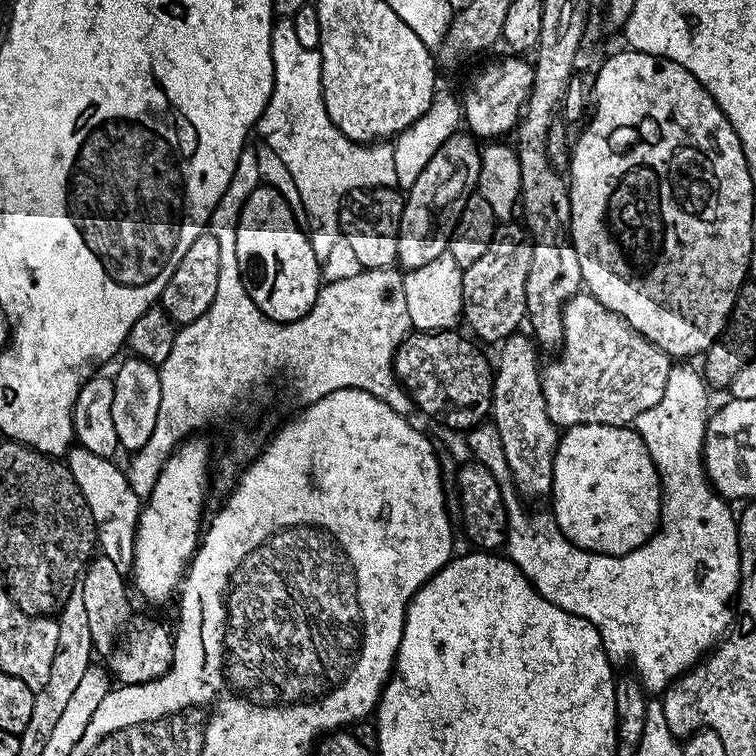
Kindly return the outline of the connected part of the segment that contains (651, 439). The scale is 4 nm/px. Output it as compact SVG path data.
M673 363L670 374L666 378L666 390L662 390L662 398L658 398L657 404L650 406L650 410L642 410L642 414L638 414L638 418L634 422L636 432L642 438L642 442L654 462L656 472L660 475L662 499L660 501L660 527L656 535L650 537L642 546L638 546L636 552L628 552L625 556L604 556L601 552L591 552L585 548L579 548L577 544L570 542L570 538L566 538L566 534L562 534L562 530L556 525L556 518L551 511L527 512L524 509L526 507L525 501L521 499L516 491L516 483L510 474L510 466L506 466L506 454L502 454L502 438L498 438L498 430L495 426L491 422L485 422L476 425L474 428L467 429L466 432L468 448L472 451L471 459L477 464L486 466L490 470L490 474L494 474L494 482L498 482L498 490L502 490L502 502L506 506L506 518L508 519L508 539L506 541L508 559L516 563L518 570L522 570L522 574L526 574L526 578L536 587L536 592L542 594L542 598L554 602L554 606L562 606L562 610L574 614L578 618L586 618L586 622L593 624L602 638L604 650L607 652L609 660L613 662L632 660L633 666L636 667L634 675L640 681L640 685L644 687L645 693L648 694L653 694L652 692L656 692L656 694L663 693L664 689L673 684L679 676L683 676L686 672L691 672L724 639L734 620L734 601L737 599L740 587L740 555L738 554L736 516L734 512L728 509L731 508L729 501L725 500L709 484L708 474L704 471L704 435L708 429L708 417L710 415L710 407L708 408L708 395L710 395L710 392L704 383L703 375L697 369L695 372L688 364L691 363Z

